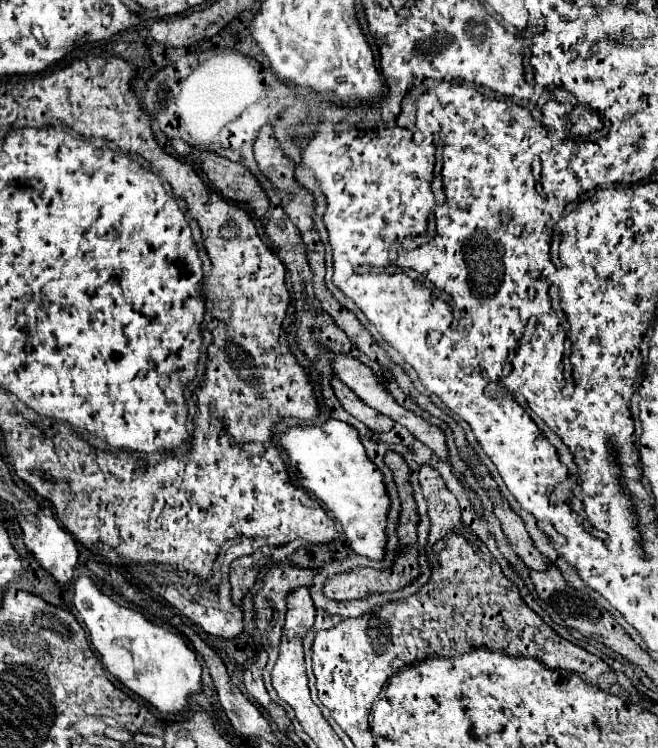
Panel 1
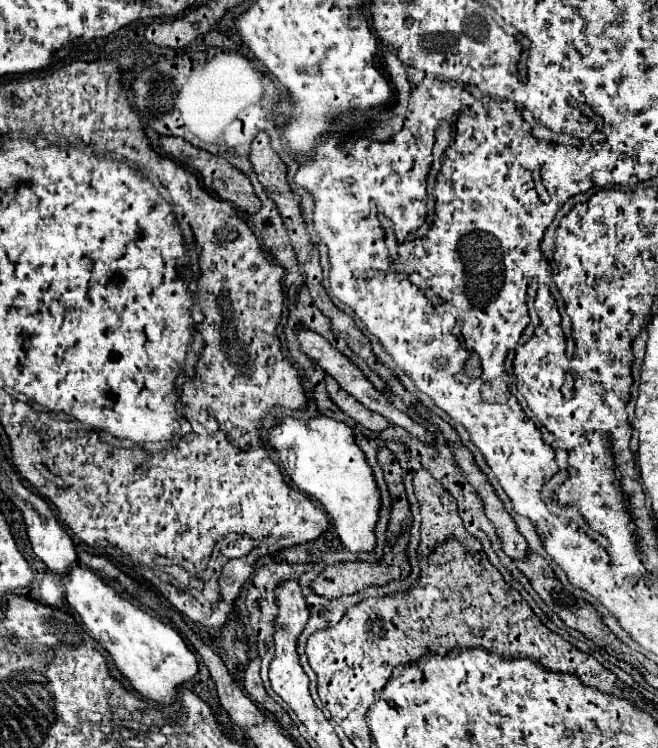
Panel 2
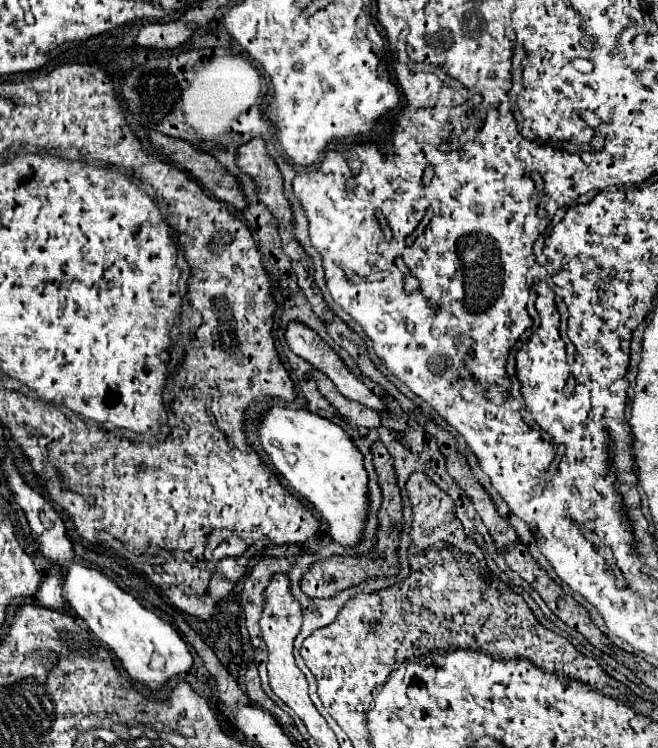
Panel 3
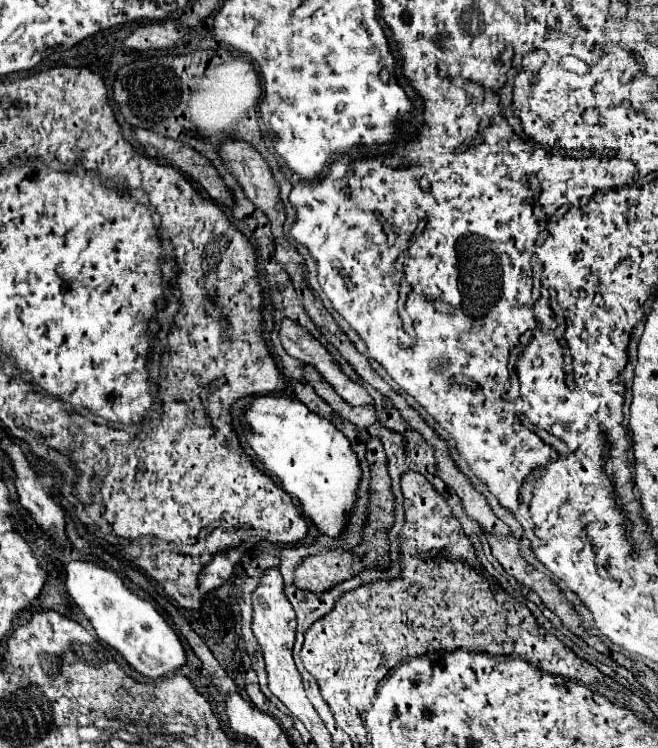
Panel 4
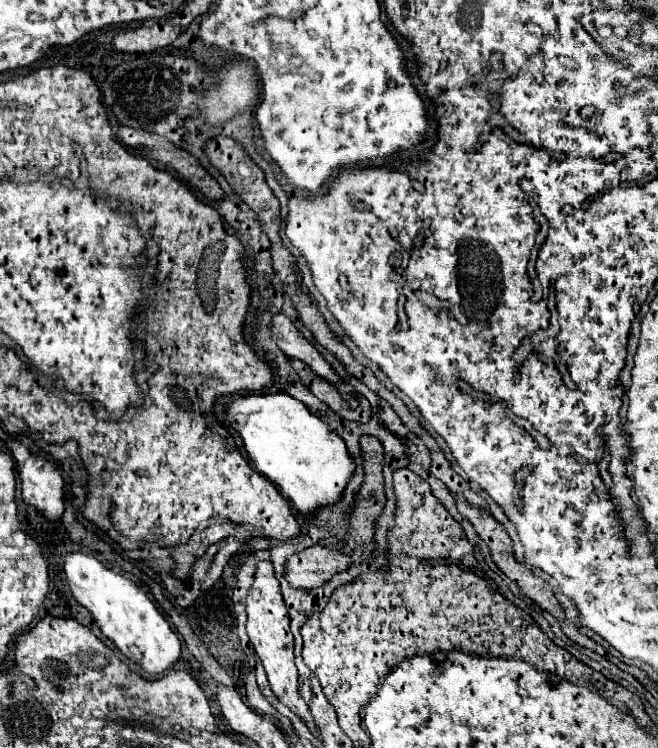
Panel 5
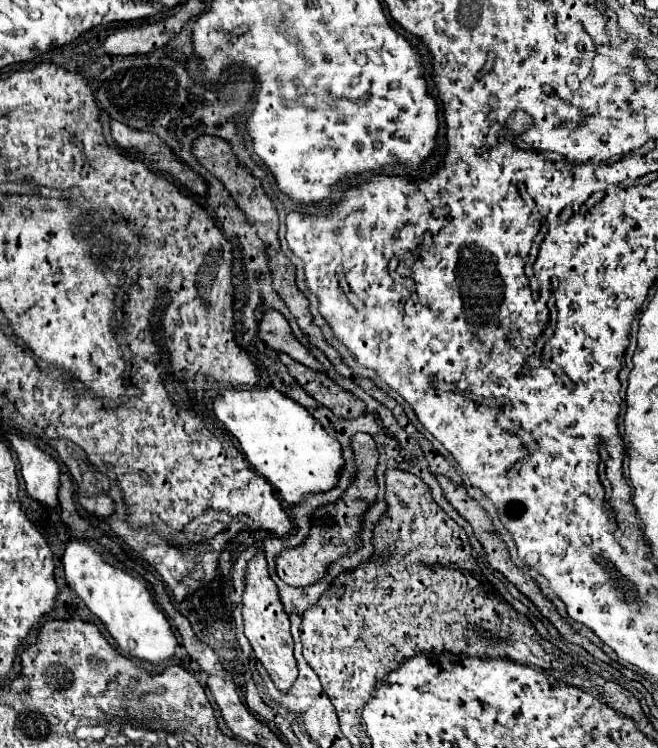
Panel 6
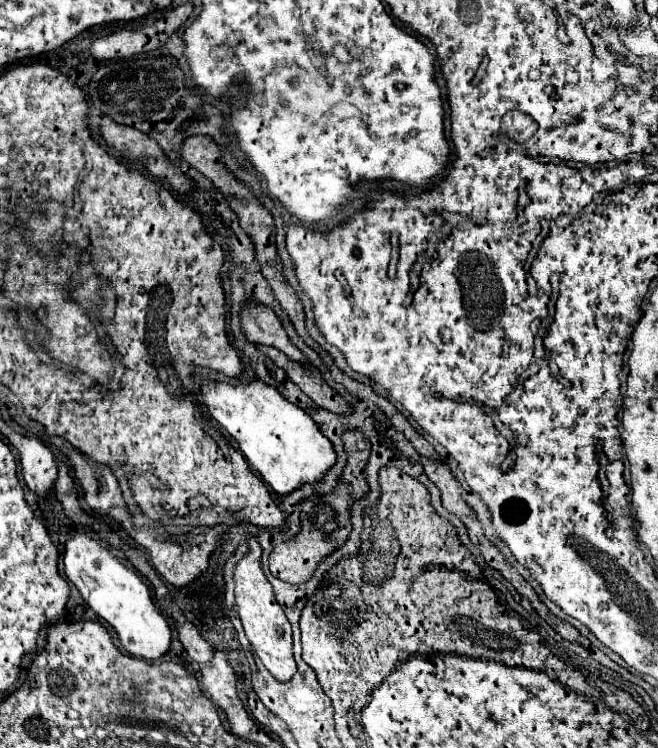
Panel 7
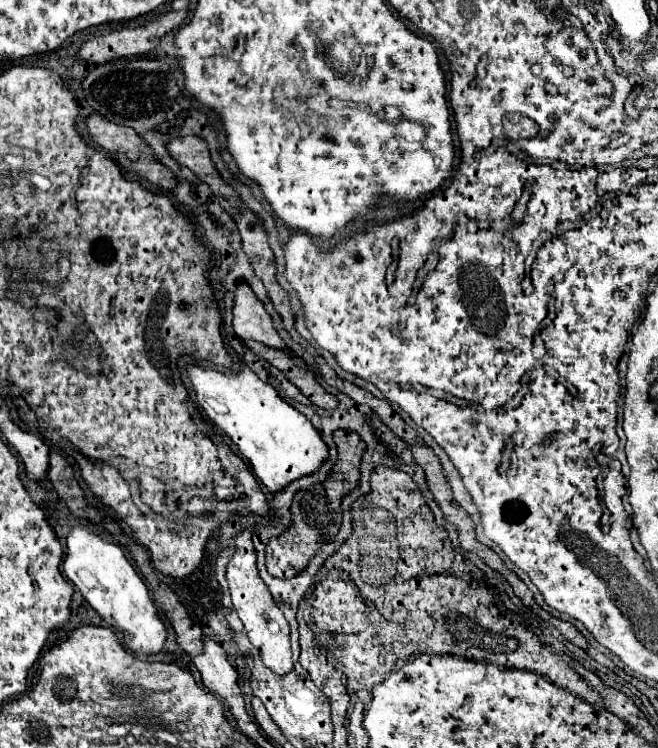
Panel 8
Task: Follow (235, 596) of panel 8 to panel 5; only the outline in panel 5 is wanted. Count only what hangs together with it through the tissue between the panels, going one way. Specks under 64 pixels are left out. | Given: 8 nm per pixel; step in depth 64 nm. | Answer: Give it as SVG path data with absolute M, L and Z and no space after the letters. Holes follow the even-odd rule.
M260 560L256 564L254 582L252 582L252 586L248 590L248 598L246 598L246 614L248 614L246 632L248 632L248 638L250 638L258 658L262 660L262 666L268 674L268 682L270 682L272 692L280 698L280 702L284 702L290 710L294 710L308 724L308 728L312 728L314 722L312 722L312 716L308 712L308 706L298 696L298 670L294 666L294 654L292 654L294 638L290 632L288 610L286 610L282 594L280 594L280 584L274 578L272 564L266 560Z

